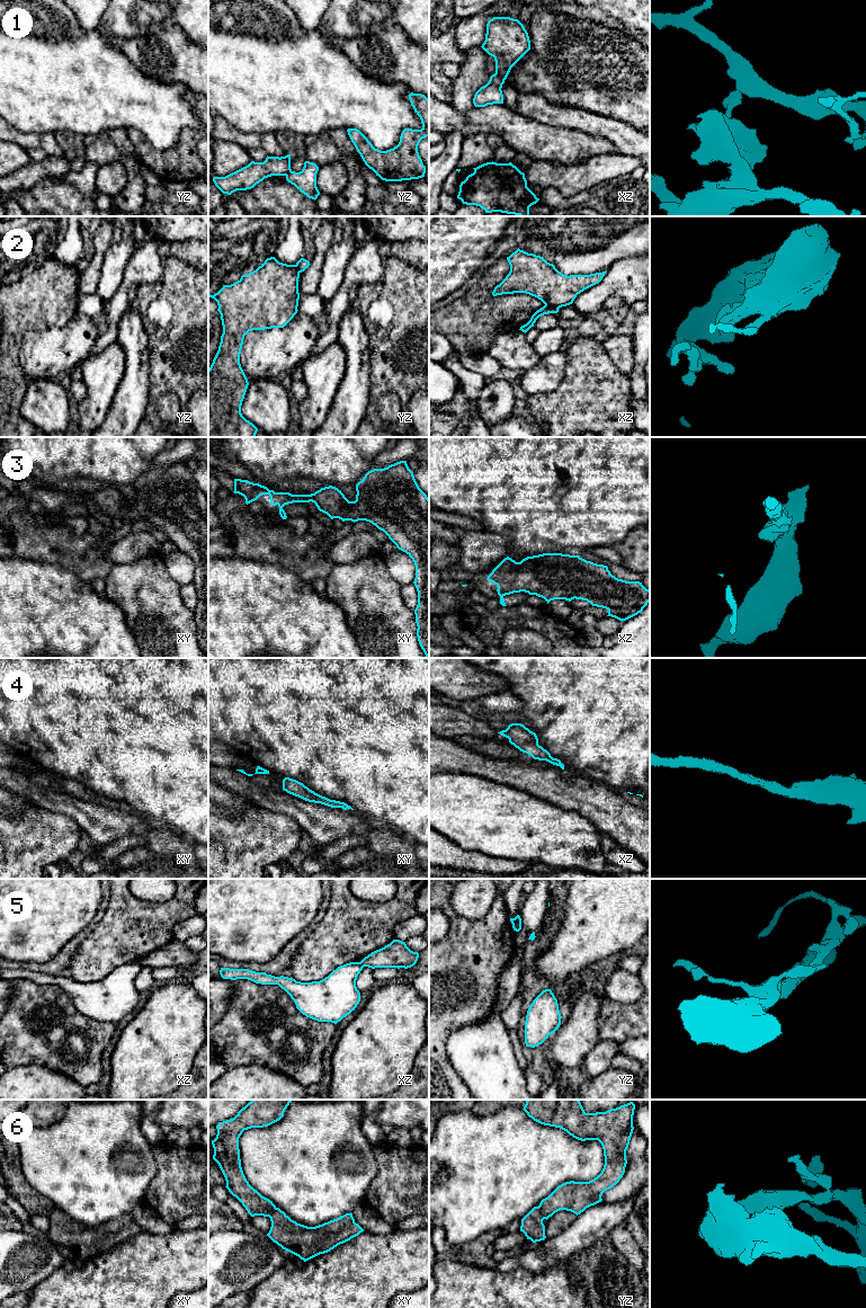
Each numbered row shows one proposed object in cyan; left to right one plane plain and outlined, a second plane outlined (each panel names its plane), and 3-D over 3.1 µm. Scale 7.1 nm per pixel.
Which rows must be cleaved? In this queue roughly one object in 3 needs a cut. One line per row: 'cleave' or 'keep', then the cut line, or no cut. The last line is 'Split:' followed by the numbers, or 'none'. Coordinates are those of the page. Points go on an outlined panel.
1: cleave | xz (496, 72), (503, 80)
2: cleave | xz (545, 304), (558, 309)
3: keep | no cut
4: keep | no cut
5: cleave | xz (359, 962), (364, 966)
6: cleave | yz (537, 1207), (544, 1218)
Split: 1, 2, 5, 6

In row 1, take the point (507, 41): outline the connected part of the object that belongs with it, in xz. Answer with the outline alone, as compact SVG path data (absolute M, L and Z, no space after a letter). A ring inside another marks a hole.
M493 17L486 24L485 41L481 47L494 57L496 73L506 80L511 68L530 50L530 41L518 19Z

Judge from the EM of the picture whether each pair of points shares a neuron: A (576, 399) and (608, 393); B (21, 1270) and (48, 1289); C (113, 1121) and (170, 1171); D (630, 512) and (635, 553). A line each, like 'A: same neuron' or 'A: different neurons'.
A: same neuron
B: different neurons
C: different neurons
D: different neurons

